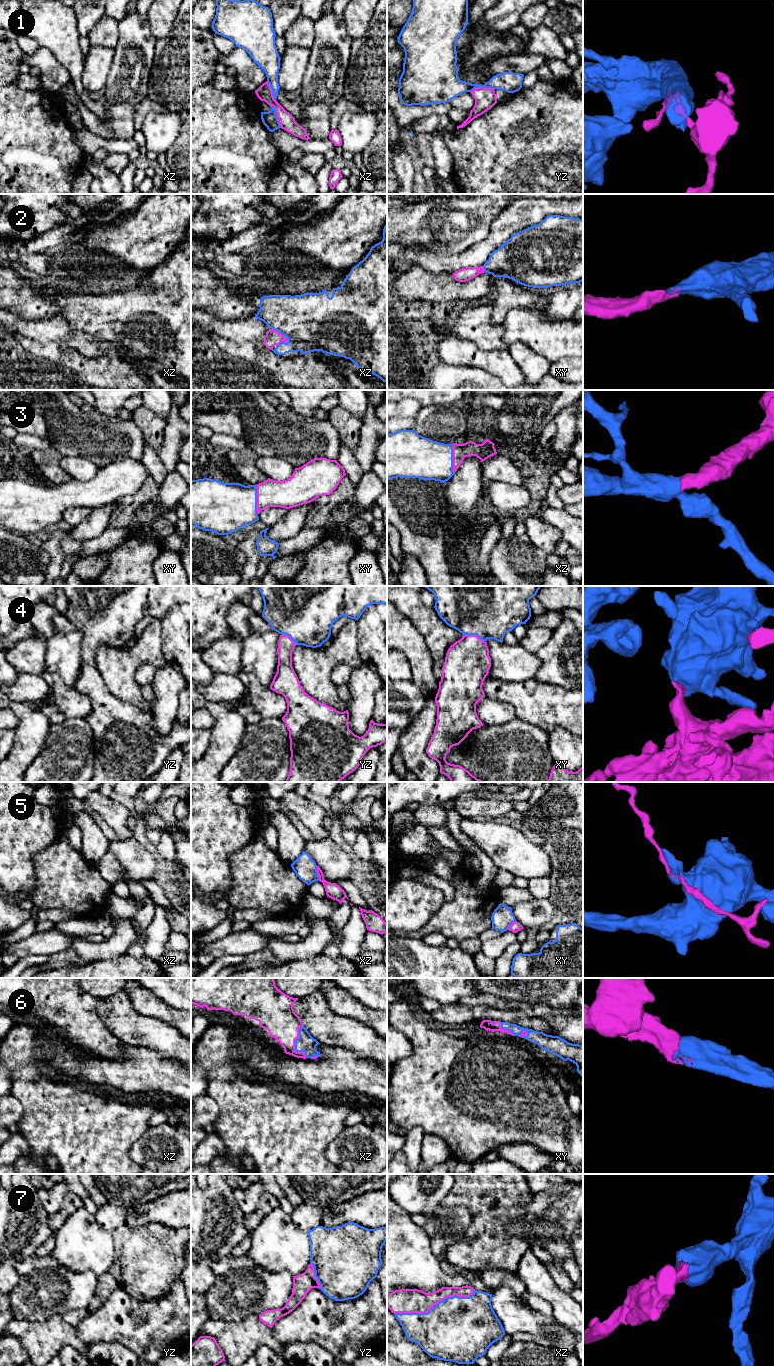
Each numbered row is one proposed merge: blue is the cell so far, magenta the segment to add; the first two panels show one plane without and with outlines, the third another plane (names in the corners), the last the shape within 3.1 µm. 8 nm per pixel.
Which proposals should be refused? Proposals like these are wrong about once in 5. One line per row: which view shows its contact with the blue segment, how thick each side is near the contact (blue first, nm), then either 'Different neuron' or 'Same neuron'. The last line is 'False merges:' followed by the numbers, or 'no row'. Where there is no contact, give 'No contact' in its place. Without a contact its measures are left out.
1: Touches blue in xz. Thickness 120 nm (blue) against 130 nm. Different neuron
2: Touches blue in xz. Thickness 440 nm (blue) against 120 nm. Same neuron
3: Touches blue in xy. Thickness 400 nm (blue) against 220 nm. Same neuron
4: Touches blue in xy. Thickness 500 nm (blue) against 360 nm. Same neuron
5: Touches blue in xz. Thickness 180 nm (blue) against 120 nm. Different neuron
6: Touches blue in xz. Thickness 140 nm (blue) against 260 nm. Same neuron
7: Touches blue in xz. Thickness 500 nm (blue) against 190 nm. Same neuron
False merges: 1, 5

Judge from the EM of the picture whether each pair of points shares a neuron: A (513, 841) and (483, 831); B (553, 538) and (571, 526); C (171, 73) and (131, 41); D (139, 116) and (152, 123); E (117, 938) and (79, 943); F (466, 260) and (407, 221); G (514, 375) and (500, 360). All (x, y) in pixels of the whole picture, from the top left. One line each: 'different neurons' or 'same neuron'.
A: same neuron
B: different neurons
C: different neurons
D: different neurons
E: same neuron
F: different neurons
G: same neuron

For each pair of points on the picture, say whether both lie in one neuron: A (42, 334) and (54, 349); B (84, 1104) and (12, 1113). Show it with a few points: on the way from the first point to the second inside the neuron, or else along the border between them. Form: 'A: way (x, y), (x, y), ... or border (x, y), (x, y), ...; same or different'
A: border (26, 336), (38, 342), (58, 343), (61, 346); different
B: border (10, 1094), (22, 1107), (22, 1115), (17, 1123); different

